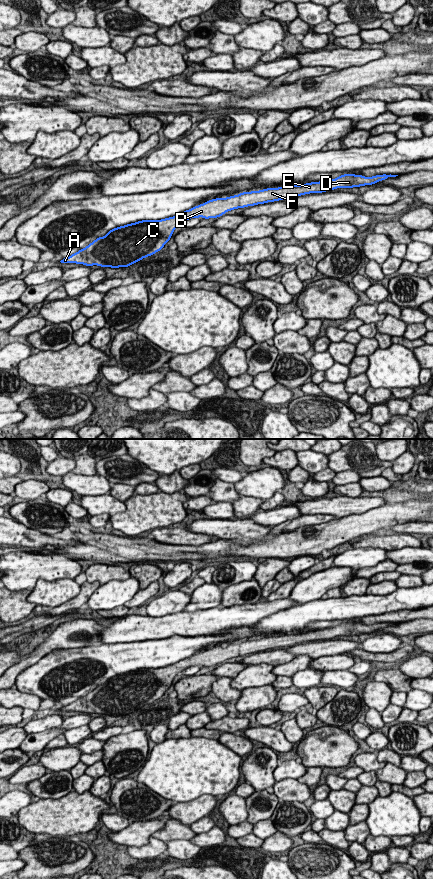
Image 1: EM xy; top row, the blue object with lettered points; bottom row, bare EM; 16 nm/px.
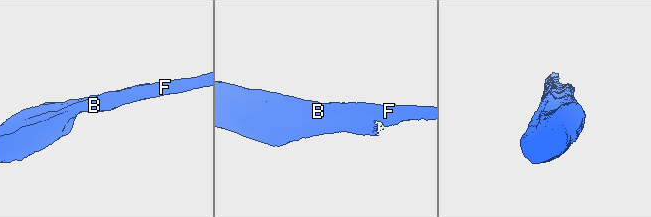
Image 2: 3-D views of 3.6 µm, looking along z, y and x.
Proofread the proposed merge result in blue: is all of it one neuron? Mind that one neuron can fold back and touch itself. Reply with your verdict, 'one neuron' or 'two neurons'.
one neuron

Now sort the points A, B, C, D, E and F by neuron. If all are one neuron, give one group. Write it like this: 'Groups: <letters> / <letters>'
Groups: A B C D E F

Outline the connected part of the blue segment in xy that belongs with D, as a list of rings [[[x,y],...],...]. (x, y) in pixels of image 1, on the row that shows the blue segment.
[[[343,174],[335,179],[311,182],[301,185],[289,185],[267,188],[259,191],[243,192],[238,195],[216,198],[173,217],[161,220],[142,220],[114,228],[103,237],[98,237],[88,246],[61,263],[76,263],[85,266],[129,267],[130,265],[160,251],[170,240],[178,225],[191,218],[218,218],[228,211],[274,202],[288,200],[310,193],[322,193],[337,188],[353,188],[372,185],[389,177],[398,175],[363,175]]]

